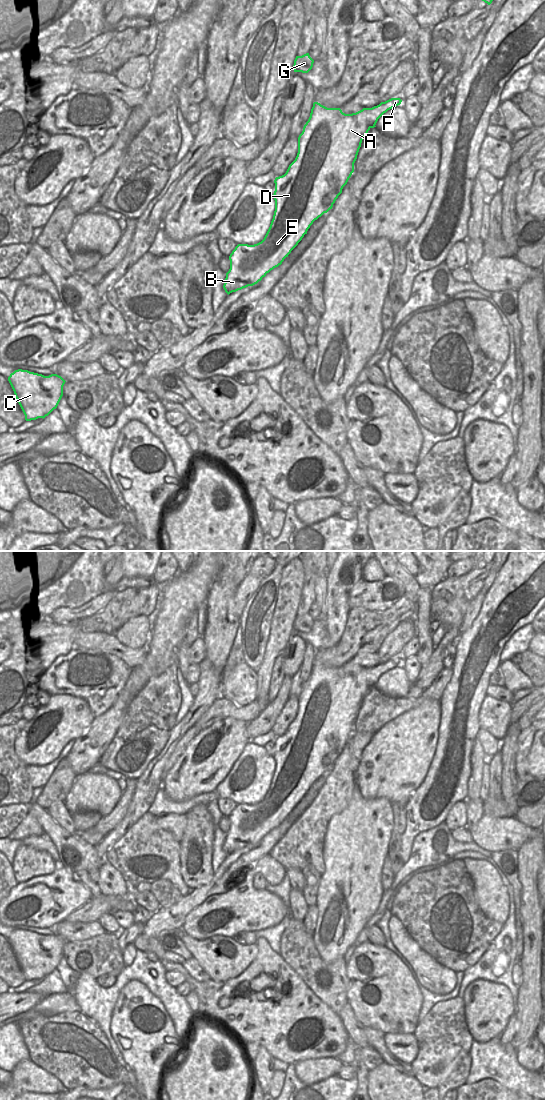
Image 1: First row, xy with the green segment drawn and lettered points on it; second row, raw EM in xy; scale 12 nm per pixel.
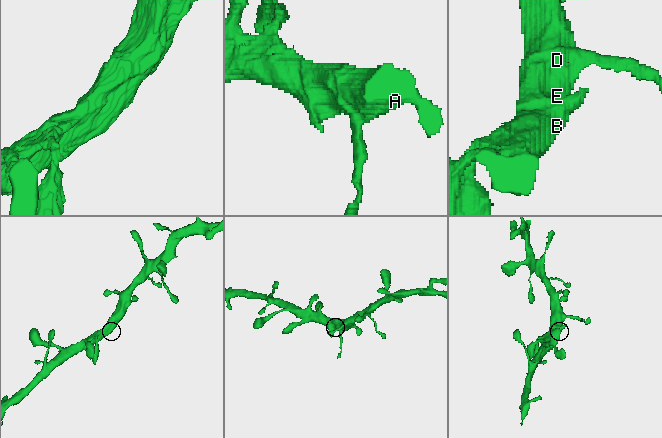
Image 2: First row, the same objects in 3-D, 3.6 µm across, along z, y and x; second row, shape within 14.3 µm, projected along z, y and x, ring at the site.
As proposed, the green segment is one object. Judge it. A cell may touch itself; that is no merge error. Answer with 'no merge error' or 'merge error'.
no merge error

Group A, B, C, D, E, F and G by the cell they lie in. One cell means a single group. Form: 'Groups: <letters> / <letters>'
Groups: A B C D E F G.

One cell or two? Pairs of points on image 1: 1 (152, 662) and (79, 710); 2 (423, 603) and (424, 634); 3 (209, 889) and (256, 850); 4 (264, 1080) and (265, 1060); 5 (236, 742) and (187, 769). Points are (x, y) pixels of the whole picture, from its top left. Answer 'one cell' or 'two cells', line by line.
1: two cells
2: one cell
3: one cell
4: one cell
5: one cell

